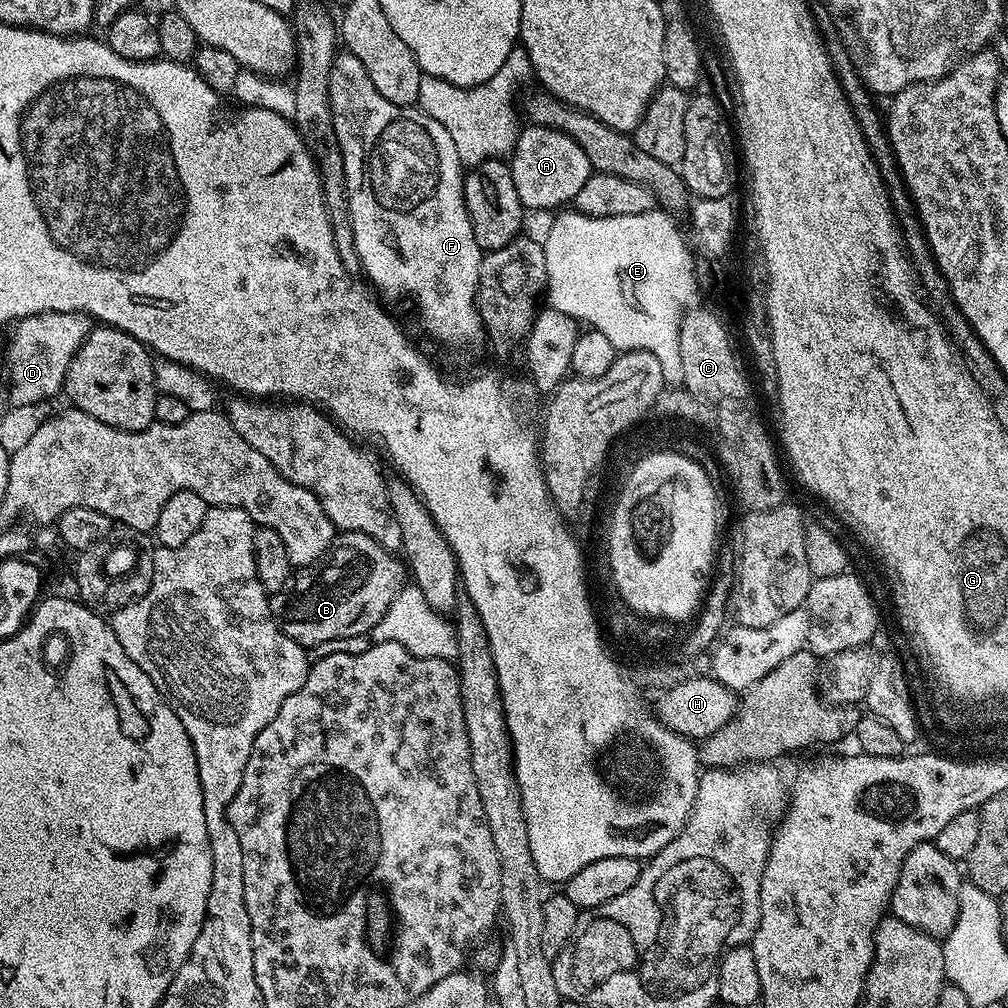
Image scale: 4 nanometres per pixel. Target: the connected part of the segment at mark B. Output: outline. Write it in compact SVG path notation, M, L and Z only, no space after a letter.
M340 532L321 560L316 560L309 568L299 569L288 581L288 585L271 597L272 617L287 636L294 638L294 642L301 644L305 650L310 650L322 642L368 636L382 614L390 610L390 602L394 602L404 587L406 568L393 553L361 532Z

